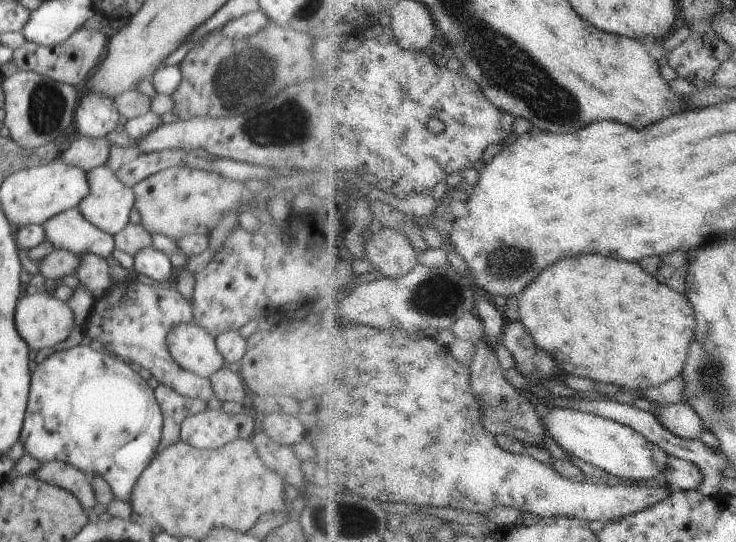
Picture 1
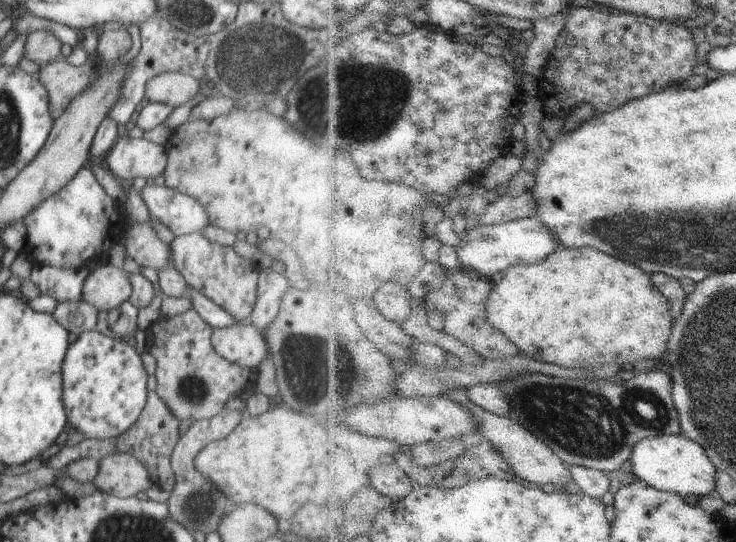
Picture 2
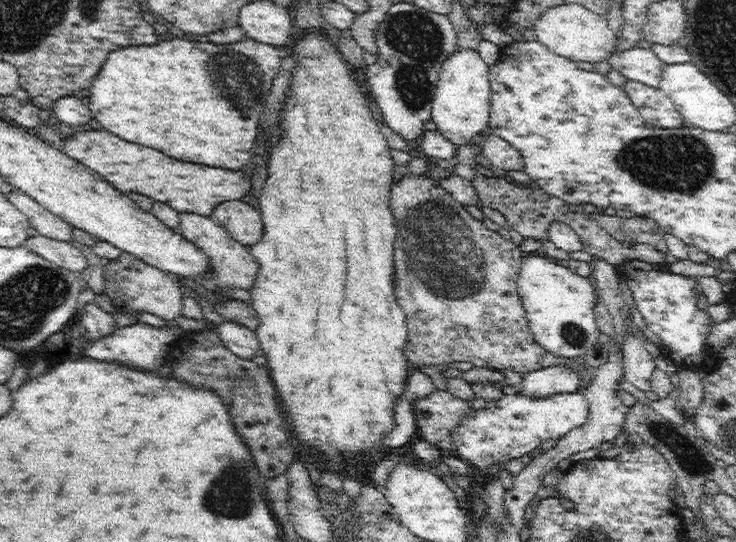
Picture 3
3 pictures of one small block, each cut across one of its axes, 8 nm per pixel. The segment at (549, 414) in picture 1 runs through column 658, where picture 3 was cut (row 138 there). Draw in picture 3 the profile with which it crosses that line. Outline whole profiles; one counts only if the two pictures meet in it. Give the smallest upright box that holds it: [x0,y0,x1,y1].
[430,49,490,149]

